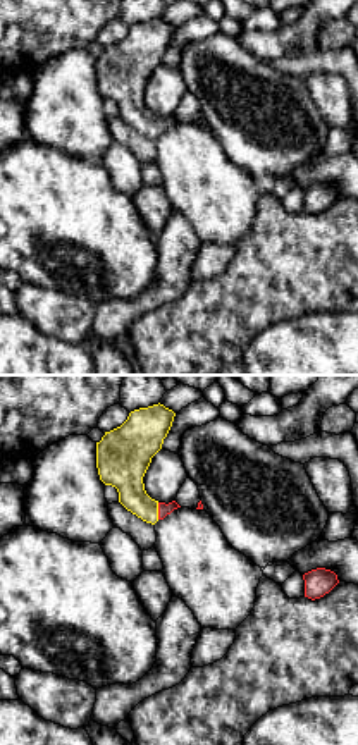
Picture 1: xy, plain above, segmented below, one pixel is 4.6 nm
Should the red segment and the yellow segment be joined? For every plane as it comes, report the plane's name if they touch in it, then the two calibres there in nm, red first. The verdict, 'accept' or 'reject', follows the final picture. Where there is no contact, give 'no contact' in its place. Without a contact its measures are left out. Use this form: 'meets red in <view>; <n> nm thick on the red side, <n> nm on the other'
meets red in xy; 60 nm thick on the red side, 190 nm on the other

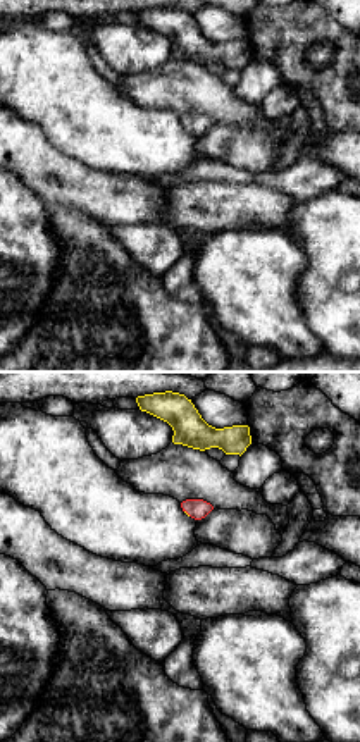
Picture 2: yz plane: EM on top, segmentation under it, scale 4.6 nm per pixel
meets red in yz; 100 nm thick on the red side, 20 nm on the other

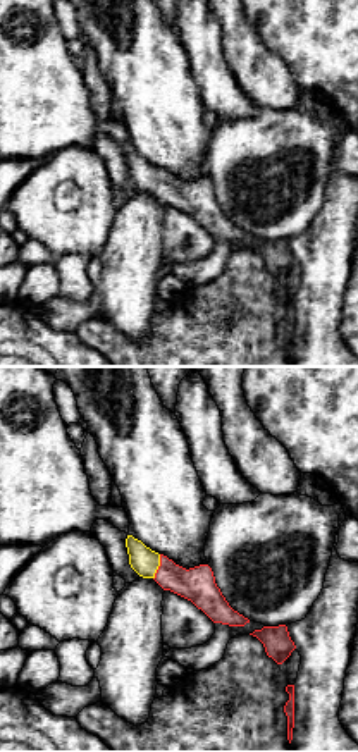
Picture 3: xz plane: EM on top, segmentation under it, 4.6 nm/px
meets red in xz; 160 nm thick on the red side, 130 nm on the other

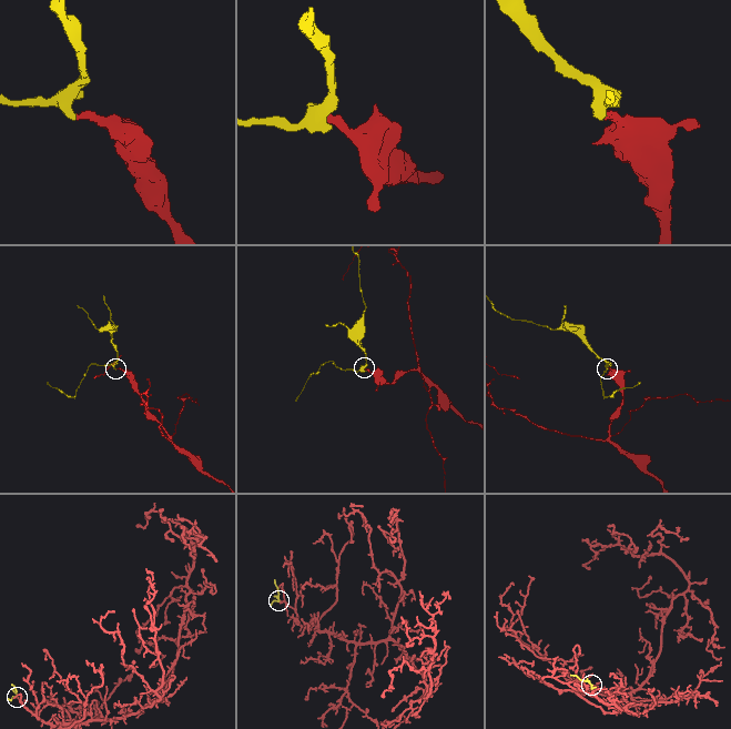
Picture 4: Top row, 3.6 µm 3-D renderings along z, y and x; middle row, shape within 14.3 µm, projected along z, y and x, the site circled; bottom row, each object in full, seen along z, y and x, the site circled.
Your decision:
accept

